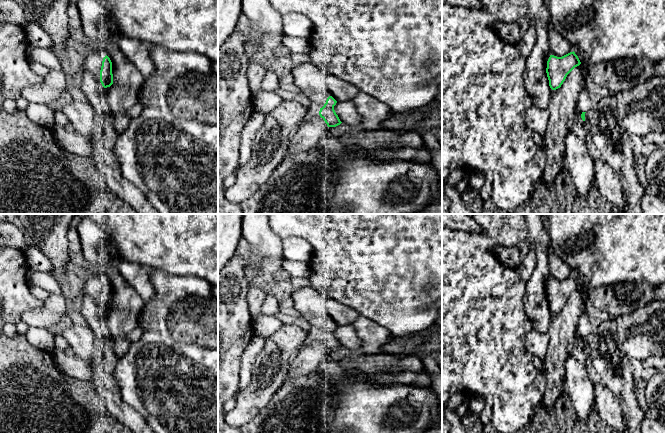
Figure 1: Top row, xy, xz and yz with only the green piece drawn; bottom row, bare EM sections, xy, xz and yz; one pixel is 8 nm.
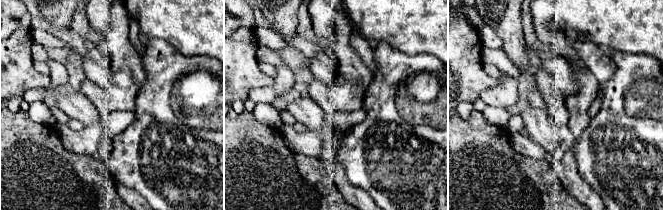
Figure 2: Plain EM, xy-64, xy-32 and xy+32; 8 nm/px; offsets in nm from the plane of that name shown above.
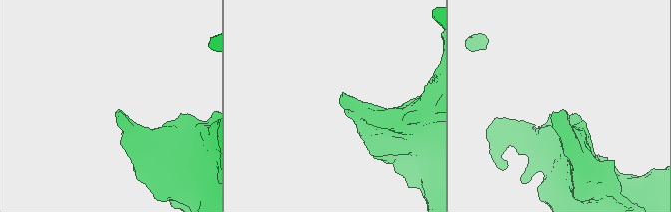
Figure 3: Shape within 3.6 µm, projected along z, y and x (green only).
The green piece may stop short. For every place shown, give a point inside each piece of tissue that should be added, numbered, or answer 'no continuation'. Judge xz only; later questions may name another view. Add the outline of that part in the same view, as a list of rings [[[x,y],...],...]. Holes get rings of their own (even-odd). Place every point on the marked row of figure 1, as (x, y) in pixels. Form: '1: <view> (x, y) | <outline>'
1: xz (310, 80) | [[[309,62],[293,65],[291,73],[298,91],[305,94],[314,107],[322,108],[327,98],[331,96],[325,85],[326,72]]]

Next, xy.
1: xy (93, 60) | [[[92,49],[86,56],[83,71],[86,71],[100,80],[100,70],[103,58],[107,55],[105,51]]]

